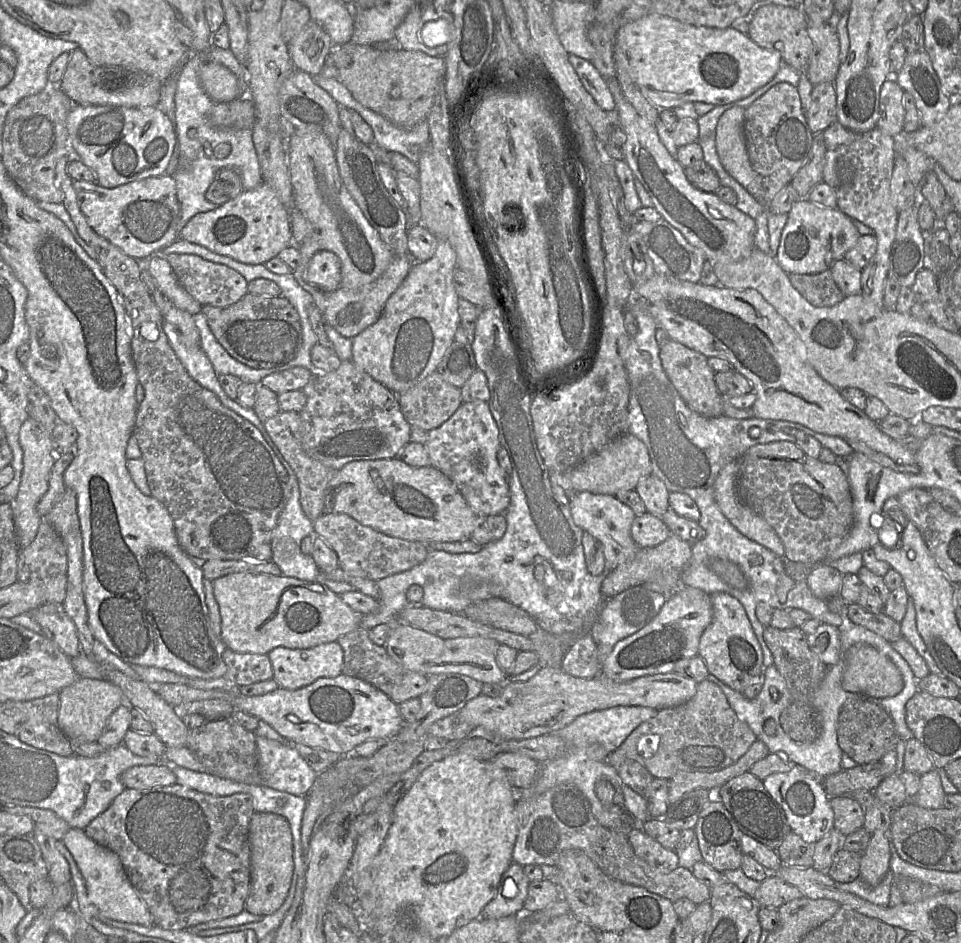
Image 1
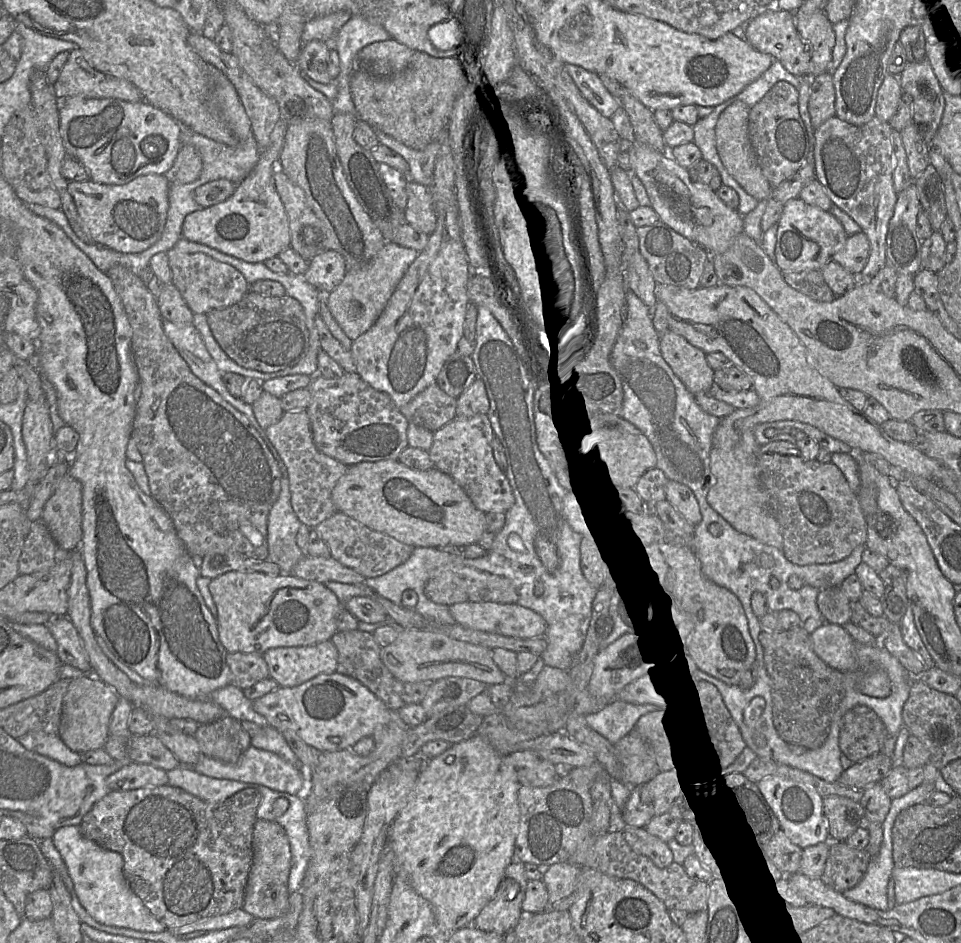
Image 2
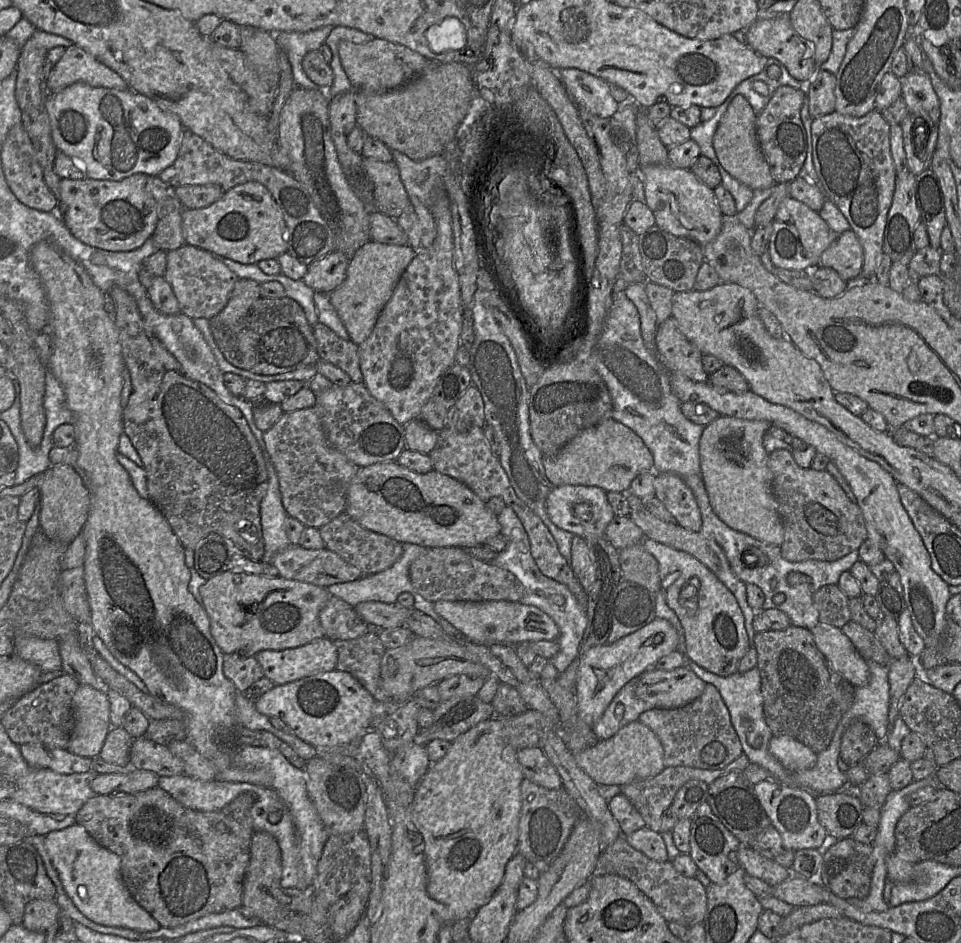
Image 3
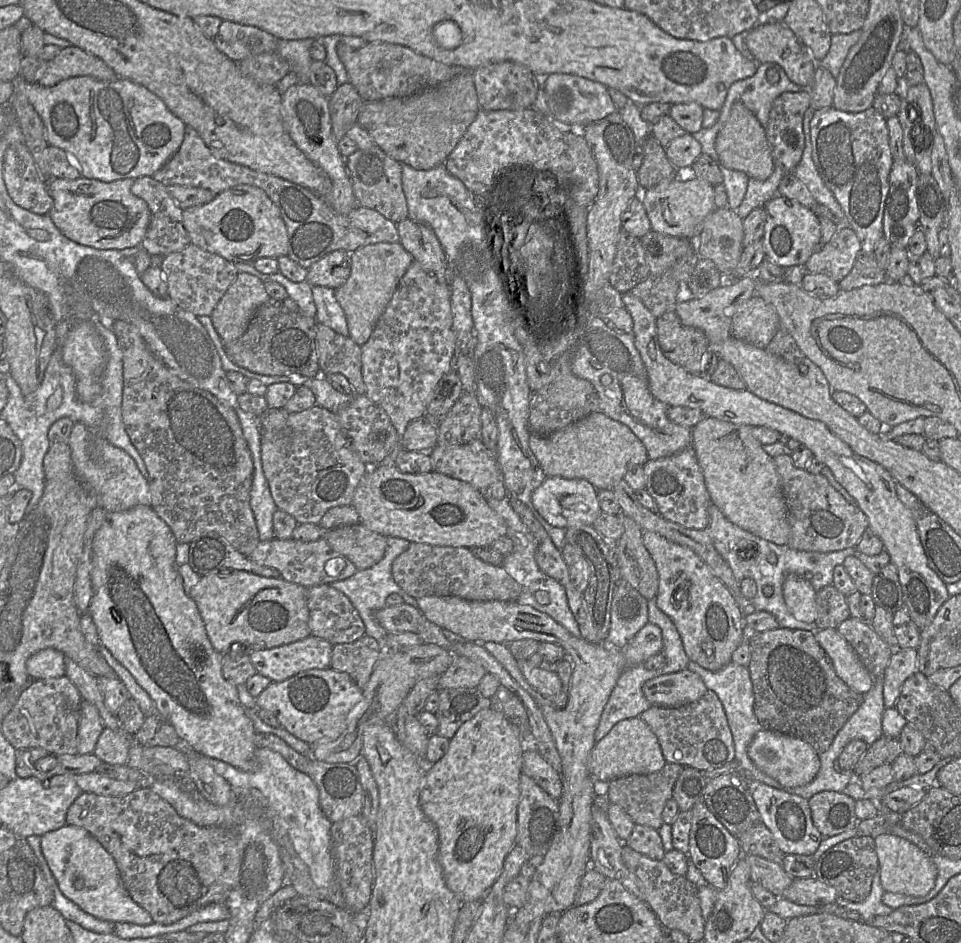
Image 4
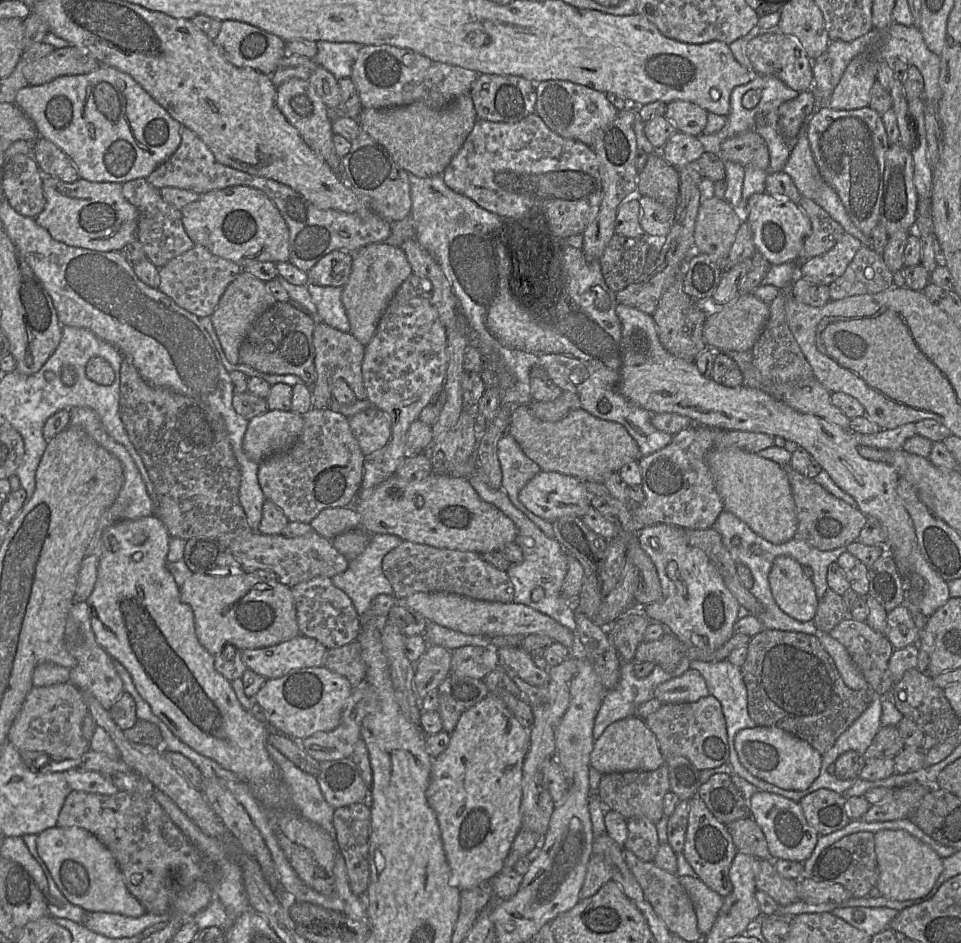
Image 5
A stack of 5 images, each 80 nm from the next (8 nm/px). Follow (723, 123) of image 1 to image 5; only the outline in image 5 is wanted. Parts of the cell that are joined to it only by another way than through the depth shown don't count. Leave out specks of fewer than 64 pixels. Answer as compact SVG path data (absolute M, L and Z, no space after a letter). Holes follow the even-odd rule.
M746 131L721 144L723 155L730 161L744 167L765 170L770 156L765 140L756 132Z

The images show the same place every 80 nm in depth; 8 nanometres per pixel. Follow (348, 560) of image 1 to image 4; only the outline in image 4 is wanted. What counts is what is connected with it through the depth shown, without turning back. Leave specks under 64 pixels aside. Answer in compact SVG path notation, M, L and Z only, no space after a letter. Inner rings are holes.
M360 523L323 530L323 537L335 552L349 559L358 570L369 569L380 562L387 548L387 537Z

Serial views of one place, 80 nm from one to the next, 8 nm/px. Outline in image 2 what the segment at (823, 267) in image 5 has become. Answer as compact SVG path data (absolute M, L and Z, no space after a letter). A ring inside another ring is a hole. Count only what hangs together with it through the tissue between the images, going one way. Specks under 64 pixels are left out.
M860 232L849 235L842 248L832 256L832 260L859 276L867 264L869 253L869 239L865 233Z

